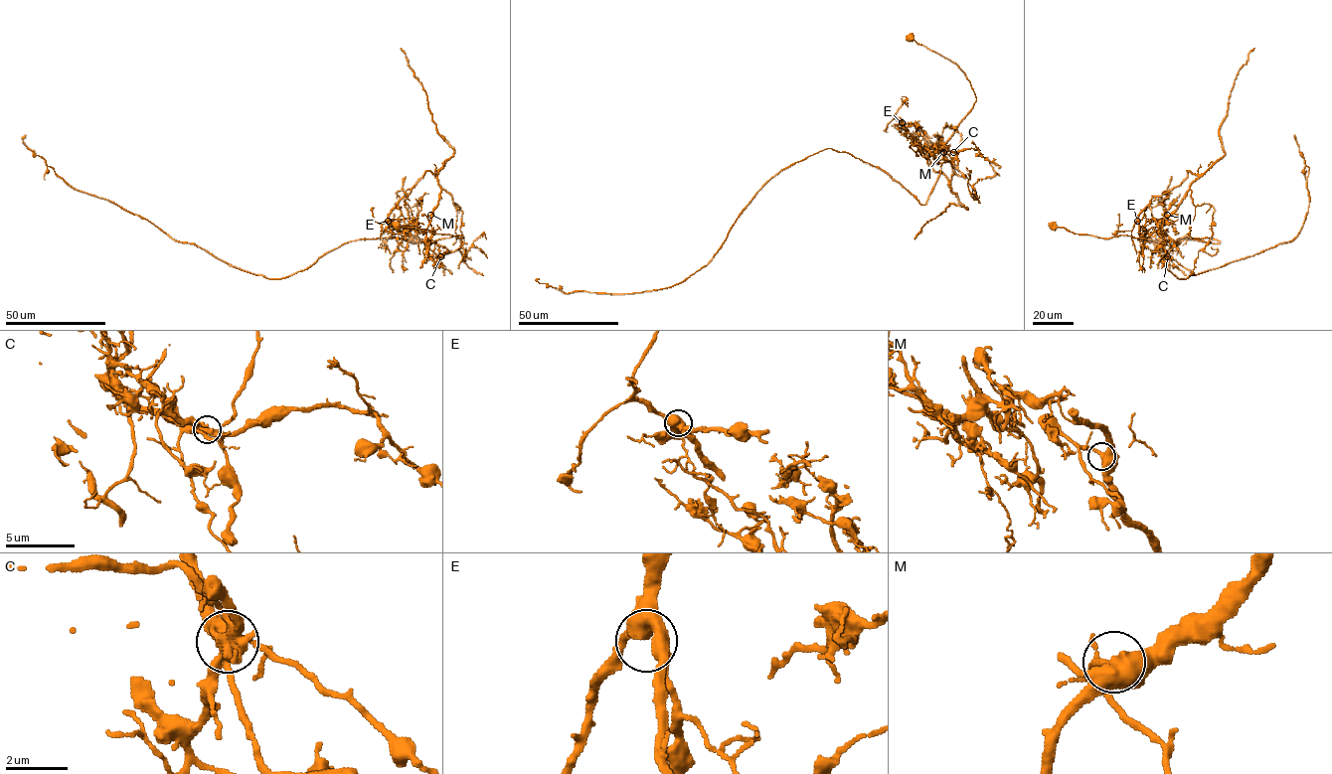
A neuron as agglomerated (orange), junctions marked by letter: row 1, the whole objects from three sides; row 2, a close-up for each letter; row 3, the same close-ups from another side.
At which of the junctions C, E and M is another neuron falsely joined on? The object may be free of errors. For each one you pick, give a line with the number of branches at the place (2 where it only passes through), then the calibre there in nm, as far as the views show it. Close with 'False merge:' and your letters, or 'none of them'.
C: 2 | 550 nm
False merge: C

